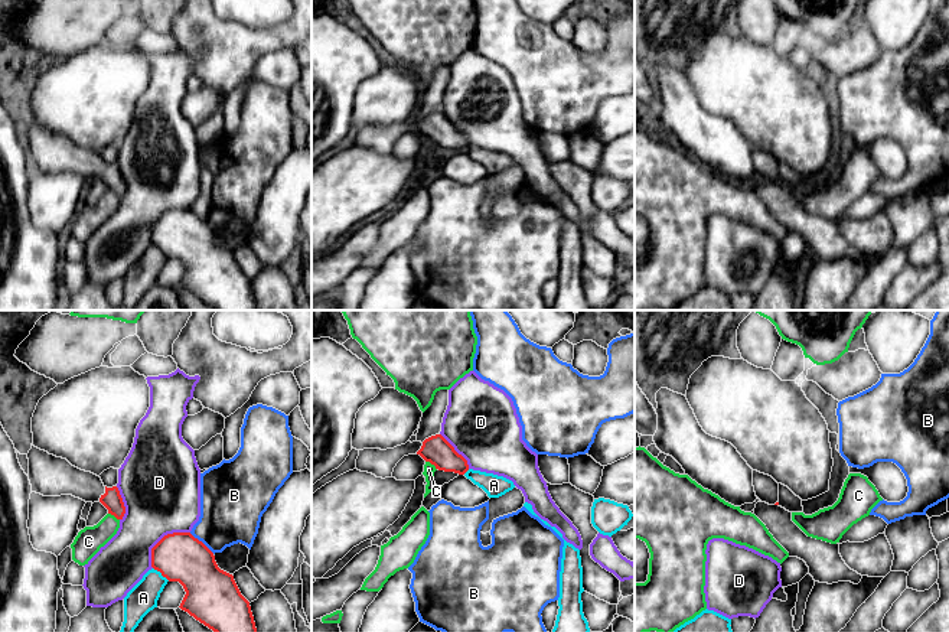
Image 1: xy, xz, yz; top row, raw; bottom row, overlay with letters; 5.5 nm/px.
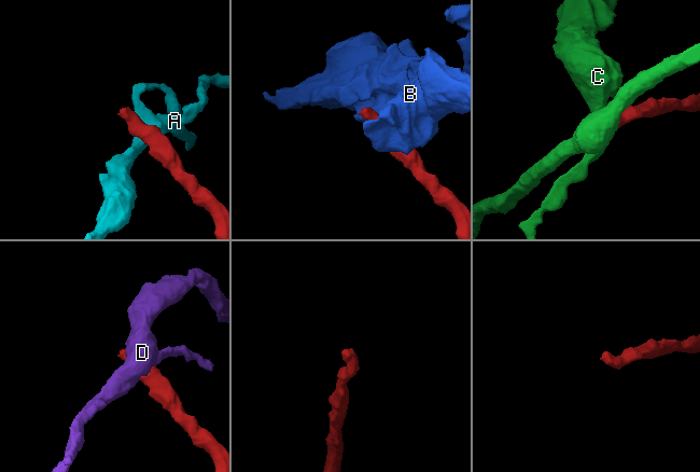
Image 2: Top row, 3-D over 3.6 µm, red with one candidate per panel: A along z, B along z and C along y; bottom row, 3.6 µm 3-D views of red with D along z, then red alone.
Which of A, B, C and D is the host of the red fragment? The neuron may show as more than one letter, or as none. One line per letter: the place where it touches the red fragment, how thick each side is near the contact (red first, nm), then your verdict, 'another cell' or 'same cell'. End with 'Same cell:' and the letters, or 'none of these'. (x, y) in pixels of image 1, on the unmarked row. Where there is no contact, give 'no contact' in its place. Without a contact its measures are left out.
A: meets red in xy at (162, 251); 280 nm thick on the red side, 160 nm on the other; another cell
B: meets red in xy at (201, 218); 280 nm thick on the red side, 340 nm on the other; another cell
C: meets red in xz at (431, 140); 160 nm thick on the red side, 60 nm on the other; another cell
D: meets red in xy at (162, 215); 280 nm thick on the red side, 440 nm on the other; another cell
Same cell: none of these

